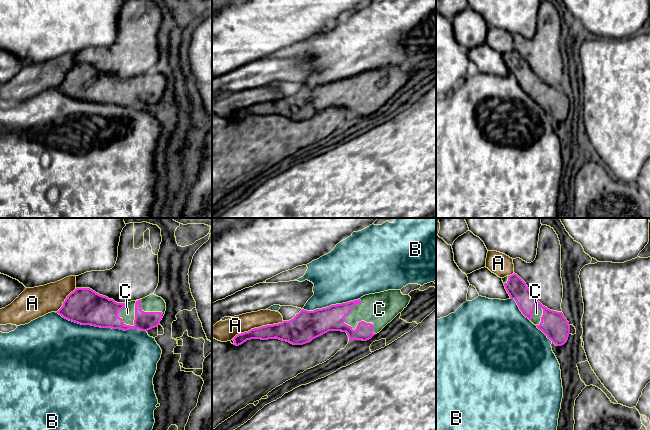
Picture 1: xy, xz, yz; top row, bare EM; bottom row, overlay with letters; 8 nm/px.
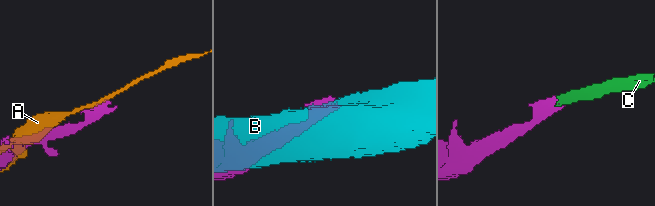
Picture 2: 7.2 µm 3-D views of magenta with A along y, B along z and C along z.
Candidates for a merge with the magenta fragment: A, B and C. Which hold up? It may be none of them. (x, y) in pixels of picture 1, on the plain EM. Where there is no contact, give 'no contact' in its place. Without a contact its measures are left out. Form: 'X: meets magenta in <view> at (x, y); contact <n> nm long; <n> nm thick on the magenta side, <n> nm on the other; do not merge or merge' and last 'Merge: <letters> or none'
A: meets magenta in xz at (257, 104); contact 440 nm long; 170 nm thick on the magenta side, 160 nm on the other; do not merge
B: meets magenta in xy at (101, 103); contact 750 nm long; 300 nm thick on the magenta side, 500 nm on the other; do not merge
C: meets magenta in xz at (351, 103); contact 320 nm long; 200 nm thick on the magenta side, 240 nm on the other; merge
Merge: C

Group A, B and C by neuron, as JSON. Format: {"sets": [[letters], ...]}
{"sets": [["A"], ["B"], ["C"]]}

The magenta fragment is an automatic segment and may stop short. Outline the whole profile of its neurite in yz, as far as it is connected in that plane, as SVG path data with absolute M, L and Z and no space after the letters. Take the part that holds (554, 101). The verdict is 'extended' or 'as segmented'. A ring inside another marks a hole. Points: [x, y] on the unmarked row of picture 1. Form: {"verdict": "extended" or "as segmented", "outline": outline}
{"verdict": "extended", "outline": "M517 51L502 54L505 65L522 88L548 115L557 122L564 121L570 110L570 101L562 88L543 82L531 69L526 59Z"}

